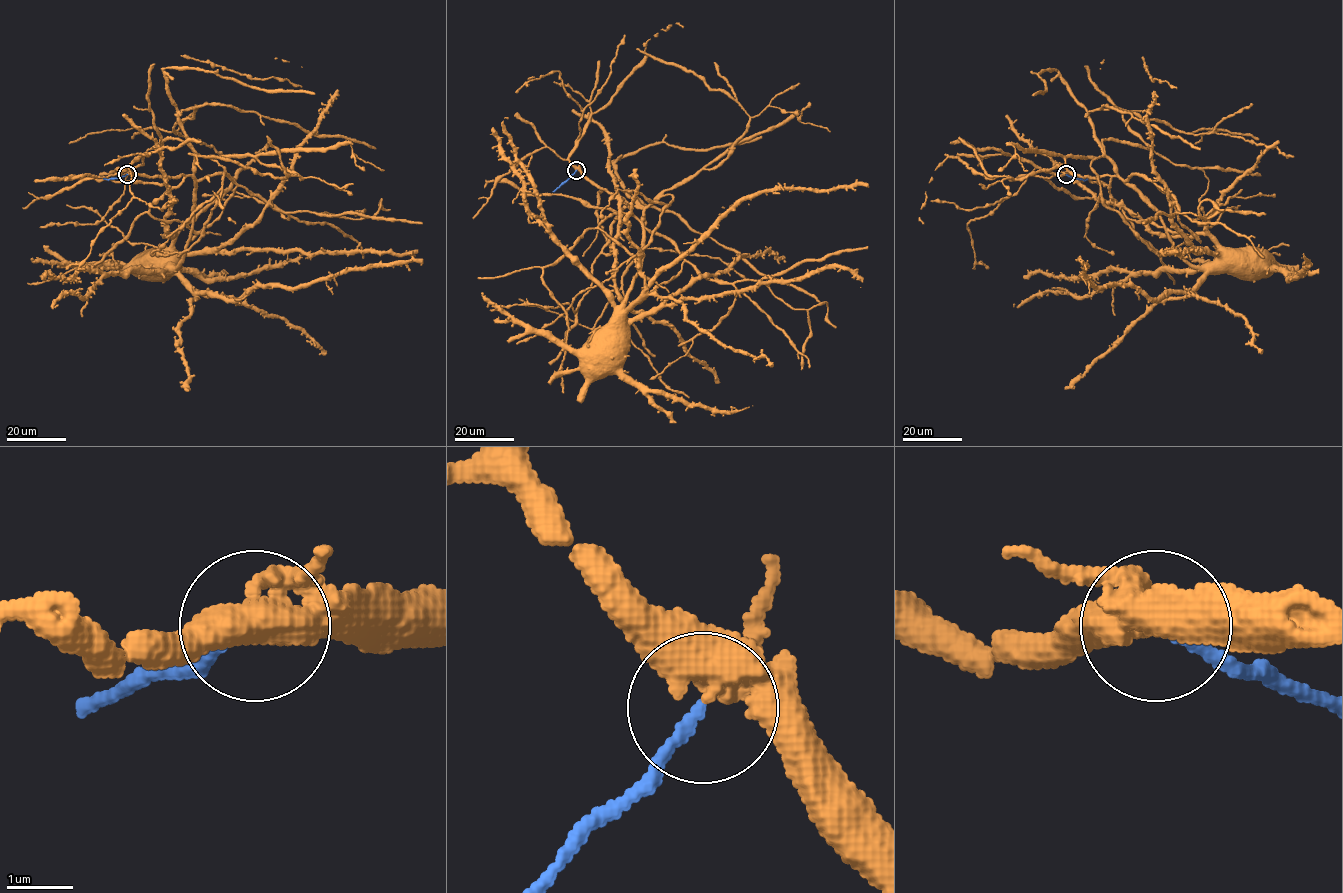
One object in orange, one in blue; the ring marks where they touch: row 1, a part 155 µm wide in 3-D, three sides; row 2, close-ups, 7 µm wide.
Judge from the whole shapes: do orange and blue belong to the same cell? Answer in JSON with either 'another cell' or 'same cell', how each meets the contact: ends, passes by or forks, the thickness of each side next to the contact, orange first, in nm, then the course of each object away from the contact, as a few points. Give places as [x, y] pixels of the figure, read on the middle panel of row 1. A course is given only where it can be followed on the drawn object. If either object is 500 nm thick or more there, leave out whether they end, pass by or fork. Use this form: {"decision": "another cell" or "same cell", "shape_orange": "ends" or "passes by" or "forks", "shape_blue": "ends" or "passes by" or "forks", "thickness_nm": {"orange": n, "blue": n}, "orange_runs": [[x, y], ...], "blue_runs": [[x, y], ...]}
{"decision": "another cell", "shape_orange": "passes by", "shape_blue": "ends", "thickness_nm": {"orange": 400, "blue": 180}, "orange_runs": [[577, 169], [599, 186], [616, 194], [642, 228], [641, 268], [619, 312]], "blue_runs": [[577, 170], [553, 191]]}

